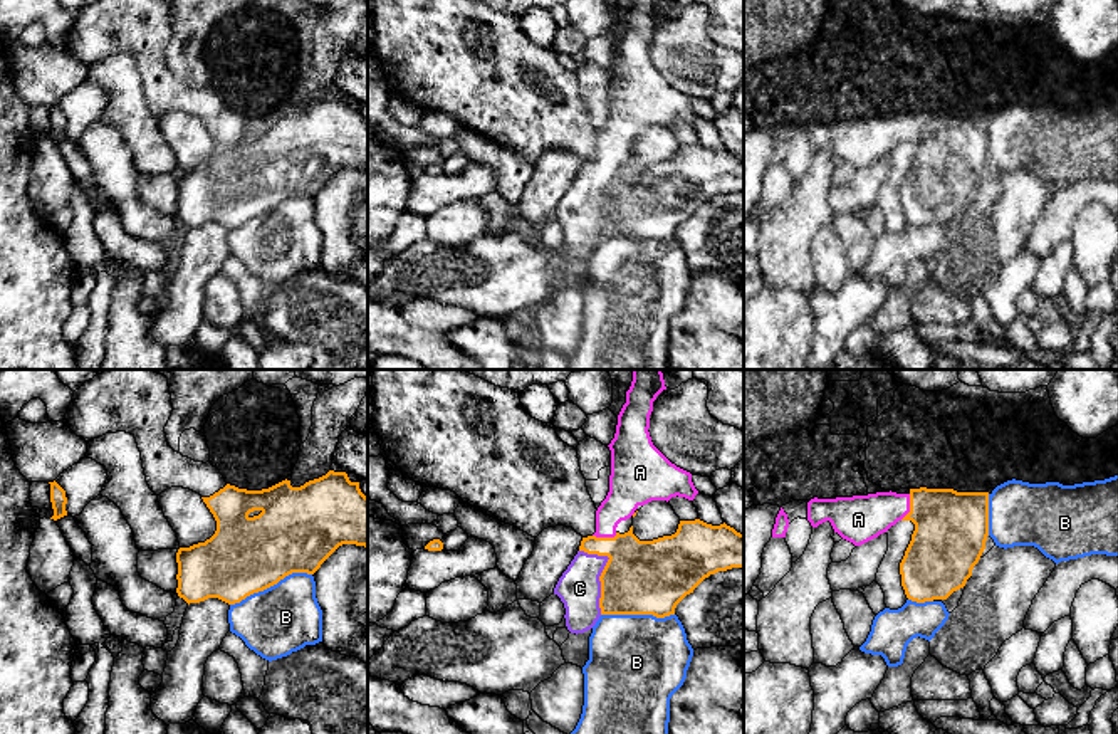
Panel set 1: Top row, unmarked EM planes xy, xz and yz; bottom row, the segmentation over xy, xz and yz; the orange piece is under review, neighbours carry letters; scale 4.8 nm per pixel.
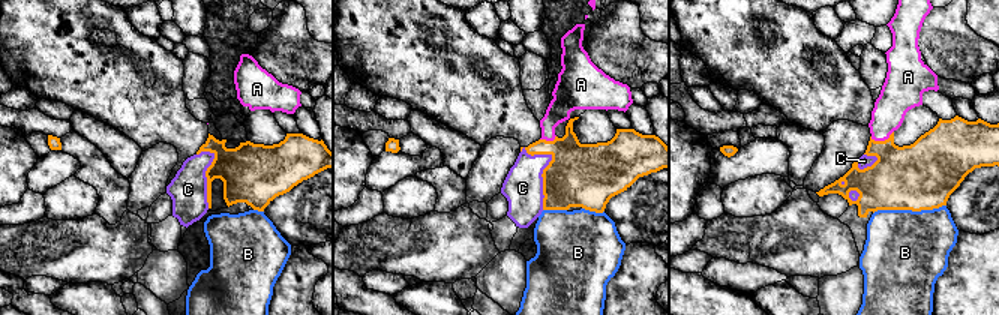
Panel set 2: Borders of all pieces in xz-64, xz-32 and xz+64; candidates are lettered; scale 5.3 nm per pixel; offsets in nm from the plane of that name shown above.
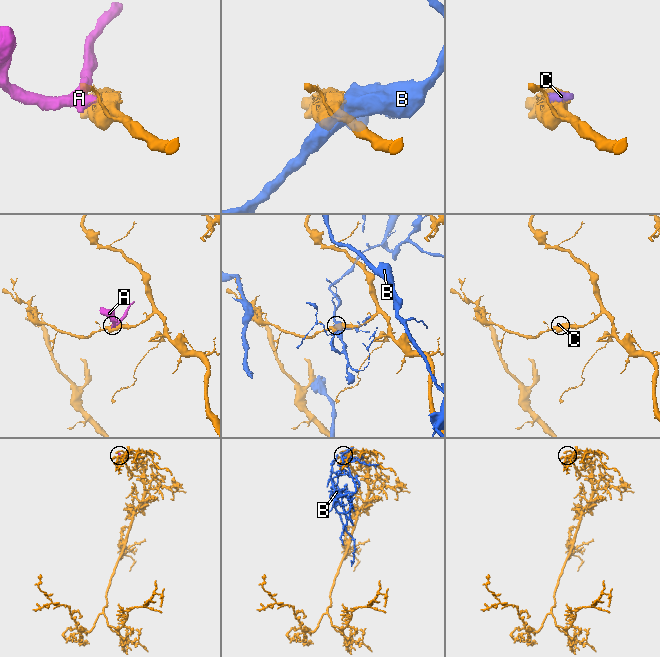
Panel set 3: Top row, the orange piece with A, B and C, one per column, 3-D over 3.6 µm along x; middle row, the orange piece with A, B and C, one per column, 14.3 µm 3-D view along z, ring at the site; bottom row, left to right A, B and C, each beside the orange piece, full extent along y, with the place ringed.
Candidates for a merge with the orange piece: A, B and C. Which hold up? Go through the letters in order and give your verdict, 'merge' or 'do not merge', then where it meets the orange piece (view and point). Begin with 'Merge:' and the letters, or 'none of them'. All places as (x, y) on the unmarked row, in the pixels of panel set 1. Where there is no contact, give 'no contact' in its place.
Merge: none of them
A: do not merge; meets orange in yz at (910, 131)
B: do not merge; meets orange in xy at (271, 209)
C: do not merge; meets orange in xz at (603, 195)

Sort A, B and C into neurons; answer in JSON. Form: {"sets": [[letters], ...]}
{"sets": [["A", "C"], ["B"]]}

